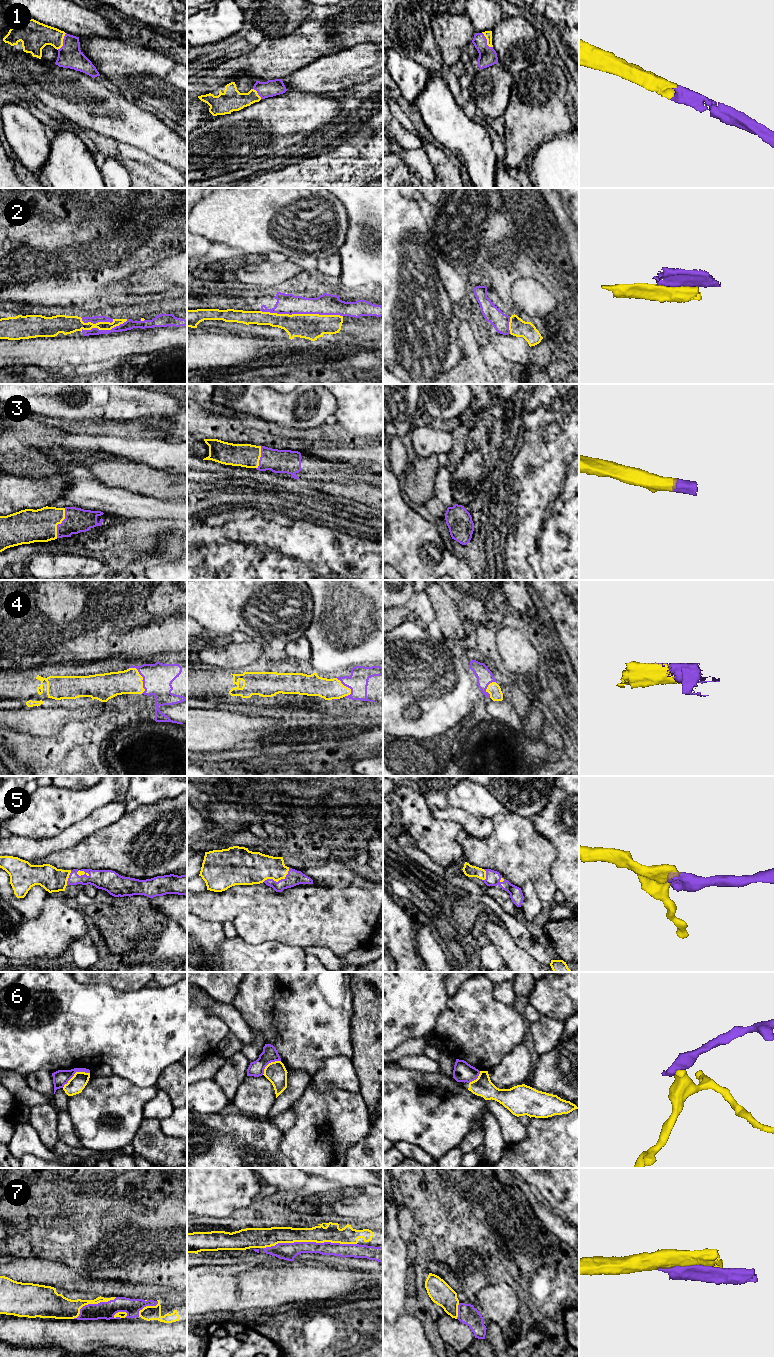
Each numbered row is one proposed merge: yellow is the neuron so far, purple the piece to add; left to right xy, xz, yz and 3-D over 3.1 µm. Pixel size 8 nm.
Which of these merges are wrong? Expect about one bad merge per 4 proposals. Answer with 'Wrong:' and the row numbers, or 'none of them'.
Wrong: 2, 6, 7

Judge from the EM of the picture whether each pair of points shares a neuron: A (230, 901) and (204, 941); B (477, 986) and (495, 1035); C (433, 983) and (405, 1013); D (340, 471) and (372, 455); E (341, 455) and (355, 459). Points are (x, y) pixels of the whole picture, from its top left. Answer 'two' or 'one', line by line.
A: two
B: one
C: one
D: two
E: one

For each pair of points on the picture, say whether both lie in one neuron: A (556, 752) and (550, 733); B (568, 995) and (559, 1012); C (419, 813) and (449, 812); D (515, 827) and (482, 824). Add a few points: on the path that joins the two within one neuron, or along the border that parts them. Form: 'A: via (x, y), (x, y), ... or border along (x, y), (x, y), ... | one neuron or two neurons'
A: via (556, 747), (552, 738) | one neuron
B: via (564, 999), (559, 1004), (559, 1008) | one neuron
C: border along (429, 807), (429, 811), (435, 817), (453, 821) | two neurons
D: border along (494, 819), (493, 830), (487, 836), (472, 836) | two neurons

